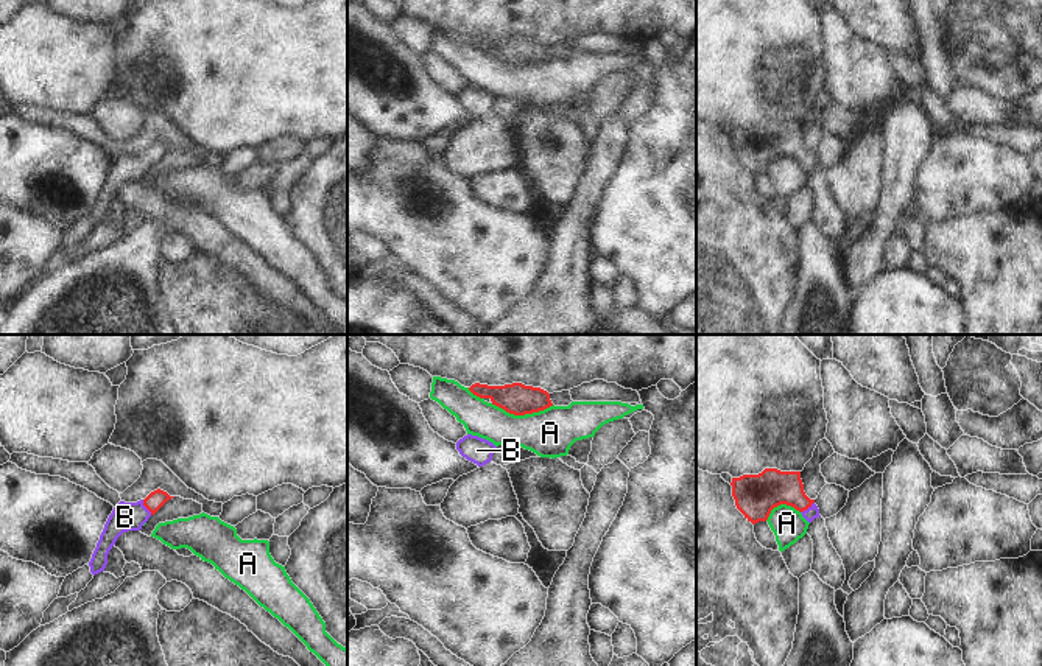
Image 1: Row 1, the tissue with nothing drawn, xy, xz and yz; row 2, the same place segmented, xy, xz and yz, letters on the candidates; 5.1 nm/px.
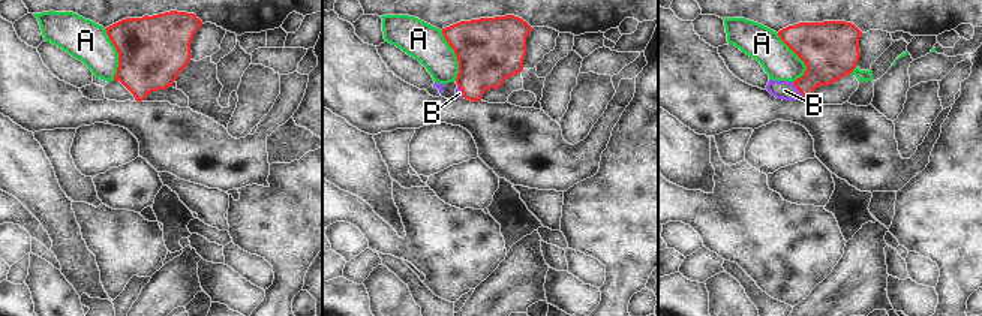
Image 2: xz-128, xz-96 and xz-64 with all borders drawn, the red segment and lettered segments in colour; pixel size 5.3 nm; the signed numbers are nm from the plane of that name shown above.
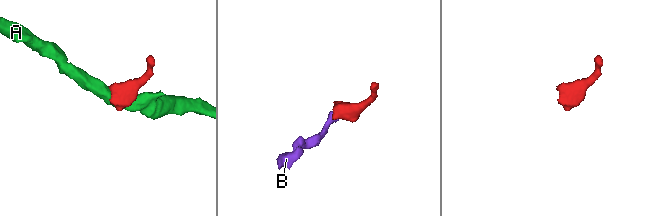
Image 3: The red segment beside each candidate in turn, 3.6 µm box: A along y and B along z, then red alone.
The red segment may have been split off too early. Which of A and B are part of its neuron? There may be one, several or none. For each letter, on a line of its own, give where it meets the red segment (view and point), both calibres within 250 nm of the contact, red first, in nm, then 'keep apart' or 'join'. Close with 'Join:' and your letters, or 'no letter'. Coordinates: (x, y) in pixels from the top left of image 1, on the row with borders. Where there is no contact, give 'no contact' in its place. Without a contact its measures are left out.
A: xz (522, 414) | 160/260 nm | keep apart
B: xy (145, 506) | 90/150 nm | join
Join: B

